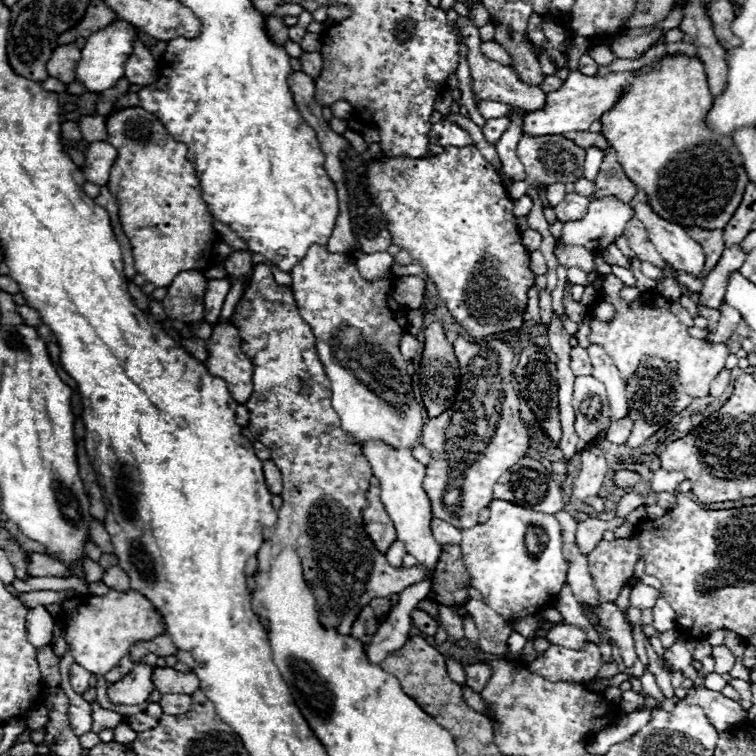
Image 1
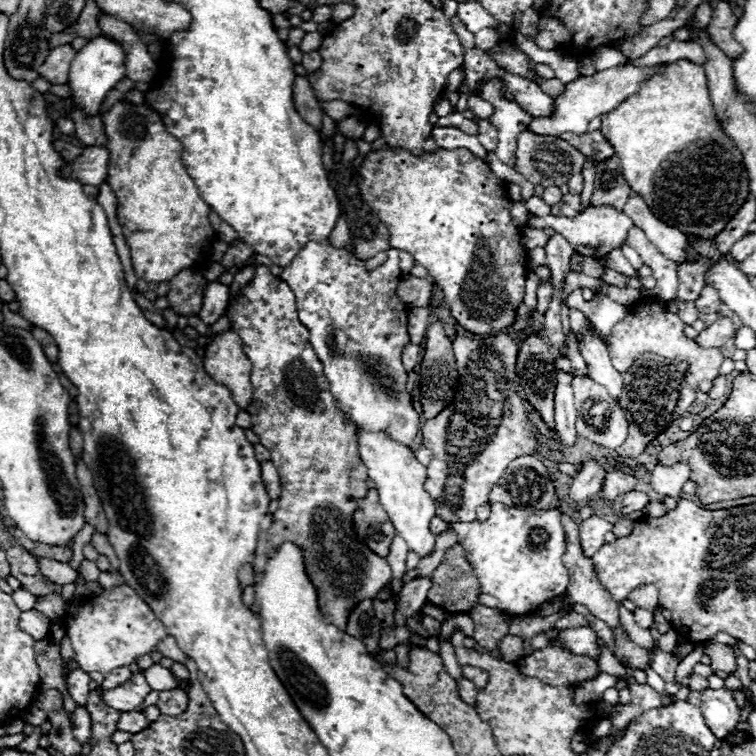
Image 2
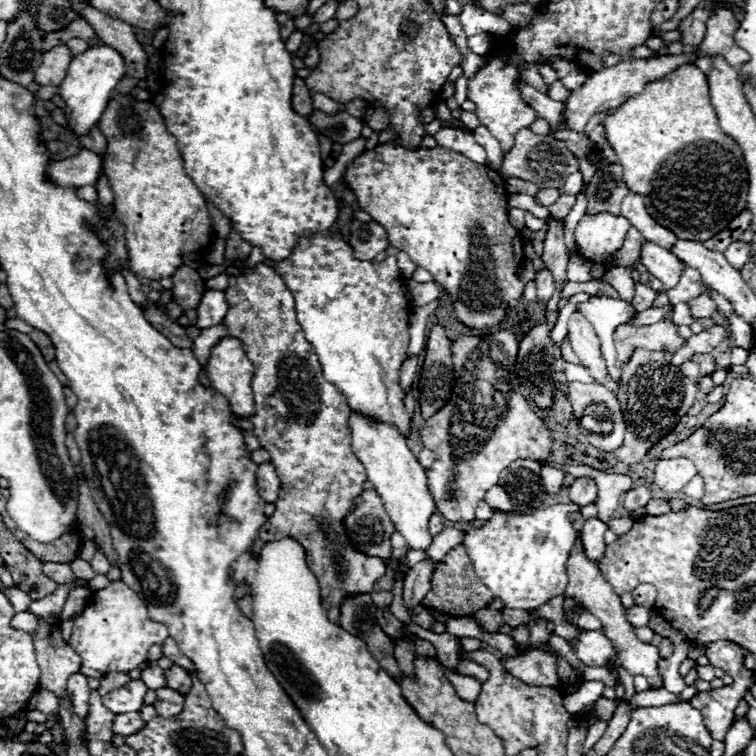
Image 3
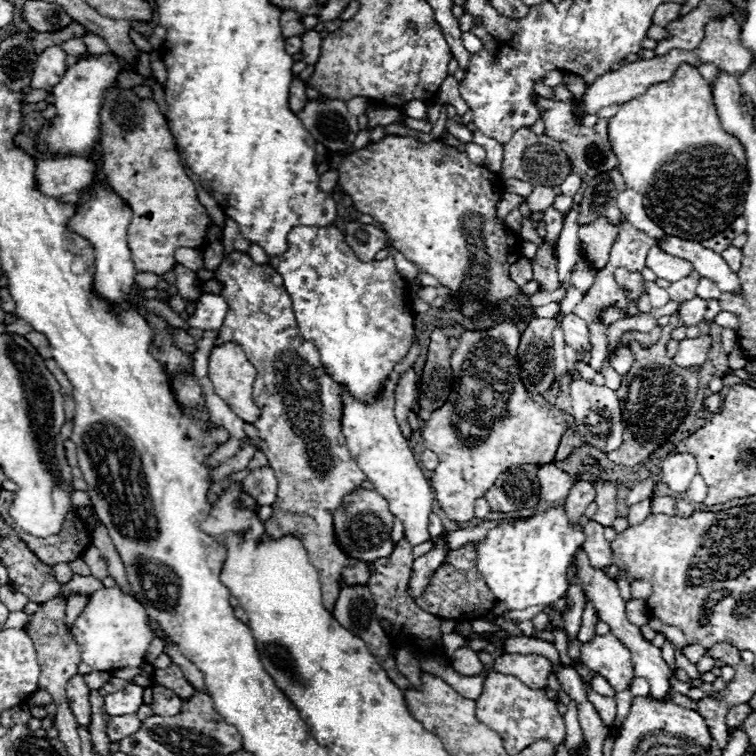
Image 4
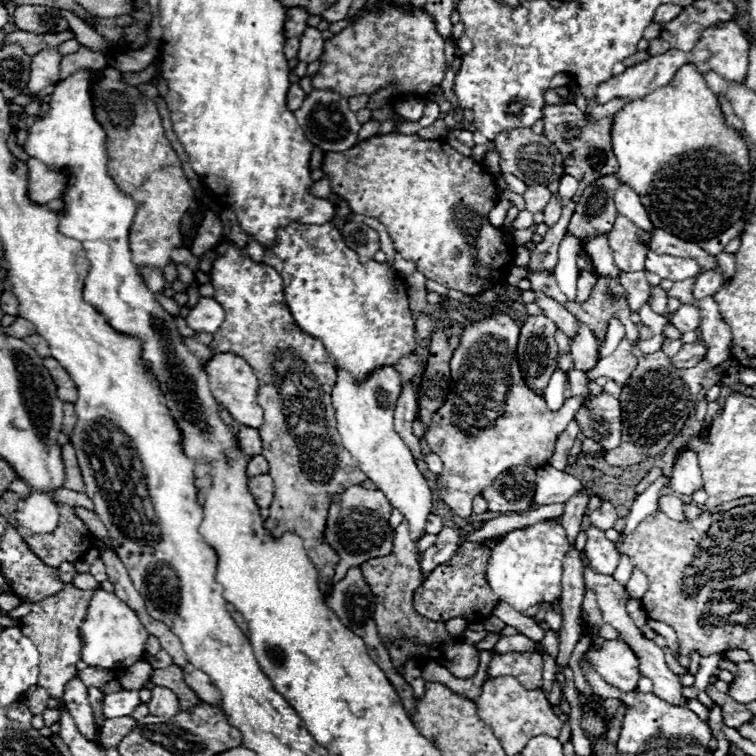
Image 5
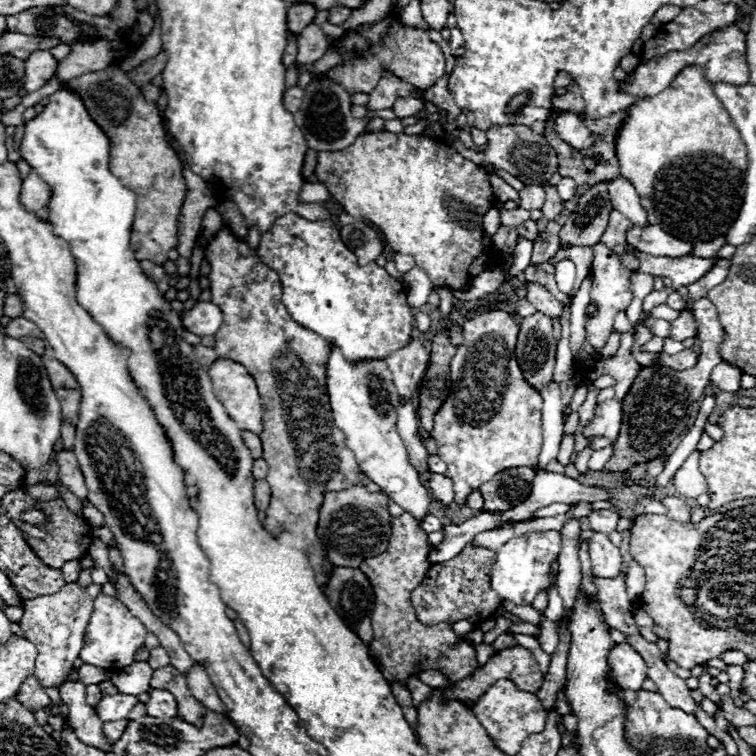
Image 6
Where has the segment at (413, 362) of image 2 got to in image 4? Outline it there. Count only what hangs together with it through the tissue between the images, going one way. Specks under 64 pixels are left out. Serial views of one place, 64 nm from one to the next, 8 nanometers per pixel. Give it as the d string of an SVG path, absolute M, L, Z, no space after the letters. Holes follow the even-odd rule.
M408 368L396 388L396 410L394 410L396 420L398 420L398 428L402 430L402 436L406 440L412 440L408 412L414 408L416 408L416 374L414 374L414 368Z

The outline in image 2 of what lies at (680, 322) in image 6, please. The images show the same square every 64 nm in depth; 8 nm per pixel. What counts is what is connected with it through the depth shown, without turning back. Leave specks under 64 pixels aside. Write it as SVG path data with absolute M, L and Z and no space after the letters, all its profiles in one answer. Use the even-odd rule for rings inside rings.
M704 286L700 298L694 304L696 304L696 308L698 308L700 314L714 314L714 312L720 312L722 300L720 300L718 292L712 286Z

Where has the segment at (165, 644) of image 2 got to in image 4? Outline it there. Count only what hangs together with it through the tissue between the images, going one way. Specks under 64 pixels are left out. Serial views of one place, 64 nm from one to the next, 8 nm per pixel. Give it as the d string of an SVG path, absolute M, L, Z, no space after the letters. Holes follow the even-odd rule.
M166 644L166 654L170 654L170 658L172 658L172 662L174 664L178 664L180 668L182 668L182 672L186 674L186 680L198 690L198 692L206 692L206 684L204 684L204 674L188 660L188 658L184 658L182 654L180 654L180 650L178 648L174 648L174 644Z

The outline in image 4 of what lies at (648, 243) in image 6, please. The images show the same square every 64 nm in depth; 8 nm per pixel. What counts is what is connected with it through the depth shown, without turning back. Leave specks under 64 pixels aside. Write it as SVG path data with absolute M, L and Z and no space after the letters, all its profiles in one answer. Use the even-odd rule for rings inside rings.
M666 234L662 240L658 240L658 246L660 246L660 250L666 250L672 256L690 260L694 270L698 270L700 276L712 278L722 292L734 292L740 288L738 276L728 268L724 258L720 254L714 254L712 250L704 248L702 244Z

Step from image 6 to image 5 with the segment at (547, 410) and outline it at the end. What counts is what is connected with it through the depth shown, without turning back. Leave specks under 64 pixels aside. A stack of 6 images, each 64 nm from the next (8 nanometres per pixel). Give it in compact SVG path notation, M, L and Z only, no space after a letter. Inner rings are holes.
M560 370L554 372L554 376L550 378L550 384L546 386L546 390L542 392L542 398L548 402L546 406L550 406L550 410L560 410L564 404L564 374Z

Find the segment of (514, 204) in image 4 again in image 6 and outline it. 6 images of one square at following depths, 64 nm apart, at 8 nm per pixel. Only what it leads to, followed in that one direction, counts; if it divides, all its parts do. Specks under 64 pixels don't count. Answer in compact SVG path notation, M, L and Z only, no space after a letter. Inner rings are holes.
M490 208L484 218L482 218L482 228L484 228L484 234L486 236L494 236L500 228L500 212L496 208Z

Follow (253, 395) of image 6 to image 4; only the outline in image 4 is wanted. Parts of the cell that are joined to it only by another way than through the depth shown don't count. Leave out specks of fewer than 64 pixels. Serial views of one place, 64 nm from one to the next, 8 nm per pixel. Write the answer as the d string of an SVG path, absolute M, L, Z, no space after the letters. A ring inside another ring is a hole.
M226 344L220 348L212 348L208 360L208 378L214 386L214 392L232 408L232 412L248 424L254 424L260 418L260 408L252 396L252 384L256 380L256 368L244 356L244 350L236 344Z

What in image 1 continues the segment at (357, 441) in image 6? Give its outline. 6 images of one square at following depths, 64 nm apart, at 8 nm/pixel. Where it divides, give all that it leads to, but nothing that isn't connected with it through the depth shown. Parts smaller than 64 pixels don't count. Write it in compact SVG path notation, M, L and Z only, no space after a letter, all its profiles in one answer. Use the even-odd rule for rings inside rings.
M366 442L362 446L362 454L370 464L372 476L378 478L380 486L380 498L386 506L386 512L390 514L390 520L394 522L394 528L398 532L398 538L406 544L406 552L416 556L418 562L426 564L430 570L428 580L432 580L432 572L436 568L438 556L440 556L440 544L432 536L430 522L432 522L432 504L428 494L422 488L422 480L426 476L426 466L414 460L412 450L394 450L392 446L386 446L384 442Z

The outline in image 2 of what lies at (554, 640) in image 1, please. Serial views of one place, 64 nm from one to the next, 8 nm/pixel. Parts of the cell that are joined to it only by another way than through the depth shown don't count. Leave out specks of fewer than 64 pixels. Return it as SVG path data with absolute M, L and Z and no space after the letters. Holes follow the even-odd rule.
M568 628L562 630L558 636L574 654L582 654L588 658L594 658L598 662L600 658L600 646L598 646L598 636L592 628Z

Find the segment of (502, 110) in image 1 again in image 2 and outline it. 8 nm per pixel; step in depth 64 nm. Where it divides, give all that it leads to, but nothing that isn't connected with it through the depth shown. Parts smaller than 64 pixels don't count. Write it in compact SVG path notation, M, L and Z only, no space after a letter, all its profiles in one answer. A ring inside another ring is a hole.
M468 98L468 110L472 110L478 118L488 118L492 112L492 106L488 102L482 102L480 98Z

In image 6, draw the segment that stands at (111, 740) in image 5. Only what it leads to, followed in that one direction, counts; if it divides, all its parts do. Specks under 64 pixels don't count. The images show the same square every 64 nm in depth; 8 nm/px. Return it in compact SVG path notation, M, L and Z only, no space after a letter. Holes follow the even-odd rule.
M122 720L122 722L106 722L104 724L104 736L110 740L110 742L116 742L120 738L120 734L124 732L128 720Z

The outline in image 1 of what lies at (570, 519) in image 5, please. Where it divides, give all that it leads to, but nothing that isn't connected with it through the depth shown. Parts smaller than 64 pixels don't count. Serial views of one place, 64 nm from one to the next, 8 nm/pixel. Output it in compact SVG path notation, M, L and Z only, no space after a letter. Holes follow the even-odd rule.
M592 446L590 450L584 450L582 452L582 468L572 484L572 496L578 500L596 496L604 482L606 472L608 472L608 466L606 466L606 460L604 460L600 448Z

